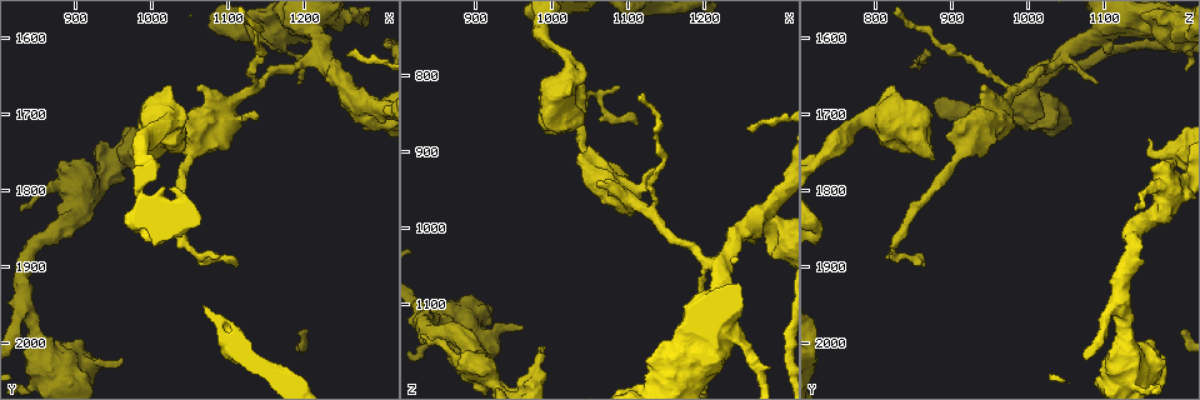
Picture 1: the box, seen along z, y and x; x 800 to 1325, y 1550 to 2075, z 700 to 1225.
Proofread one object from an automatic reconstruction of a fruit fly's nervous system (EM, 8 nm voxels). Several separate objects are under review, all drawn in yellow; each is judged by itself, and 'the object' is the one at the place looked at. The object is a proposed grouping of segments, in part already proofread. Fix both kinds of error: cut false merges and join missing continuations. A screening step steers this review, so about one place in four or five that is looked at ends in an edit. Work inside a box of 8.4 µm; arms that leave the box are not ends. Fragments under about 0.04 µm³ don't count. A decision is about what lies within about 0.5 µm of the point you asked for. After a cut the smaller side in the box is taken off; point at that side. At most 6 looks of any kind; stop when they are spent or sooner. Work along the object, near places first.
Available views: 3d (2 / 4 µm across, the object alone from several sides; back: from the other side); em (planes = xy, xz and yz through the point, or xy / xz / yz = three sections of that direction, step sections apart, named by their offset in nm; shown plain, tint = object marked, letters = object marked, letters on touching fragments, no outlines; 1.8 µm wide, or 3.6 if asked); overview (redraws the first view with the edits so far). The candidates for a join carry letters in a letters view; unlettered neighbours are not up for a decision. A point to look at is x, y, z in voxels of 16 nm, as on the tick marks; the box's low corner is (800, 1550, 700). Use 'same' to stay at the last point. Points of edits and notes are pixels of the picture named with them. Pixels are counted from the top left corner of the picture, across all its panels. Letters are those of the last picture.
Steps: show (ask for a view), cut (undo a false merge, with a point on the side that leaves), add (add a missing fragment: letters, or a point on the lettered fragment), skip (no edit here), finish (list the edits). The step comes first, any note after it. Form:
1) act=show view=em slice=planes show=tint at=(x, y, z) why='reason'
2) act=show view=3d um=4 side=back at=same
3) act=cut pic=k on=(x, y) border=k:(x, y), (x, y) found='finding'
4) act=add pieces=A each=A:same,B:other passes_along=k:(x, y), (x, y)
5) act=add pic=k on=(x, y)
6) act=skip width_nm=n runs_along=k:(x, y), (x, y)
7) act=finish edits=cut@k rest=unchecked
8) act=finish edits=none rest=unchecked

act=show view=3d um=4 at=(985, 1730, 1160) why='an open end'

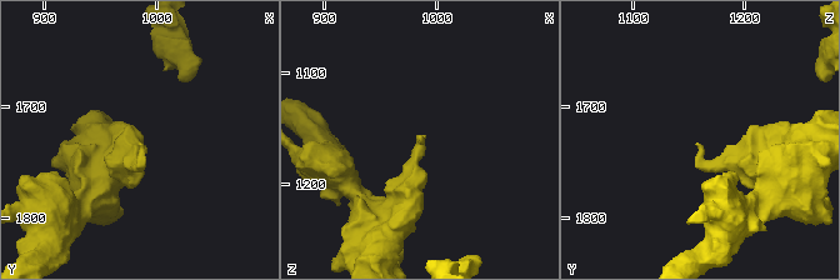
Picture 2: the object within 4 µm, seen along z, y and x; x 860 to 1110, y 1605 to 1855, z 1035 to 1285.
act=show view=em um=3.6 slice=planes show=letters at=(986, 1732, 1156) why='shape alone is not enough'

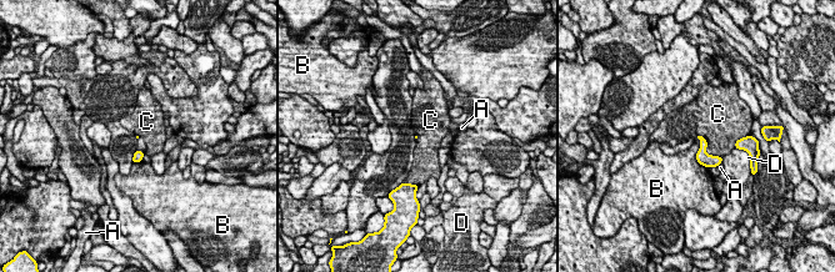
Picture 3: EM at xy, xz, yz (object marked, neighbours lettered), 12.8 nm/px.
act=skip each=A:other,B:other,C:other,D:other found='no lettered fragment goes on from it'

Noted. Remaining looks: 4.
act=show view=3d um=4 at=(1025, 1660, 820) why='branch stops here'

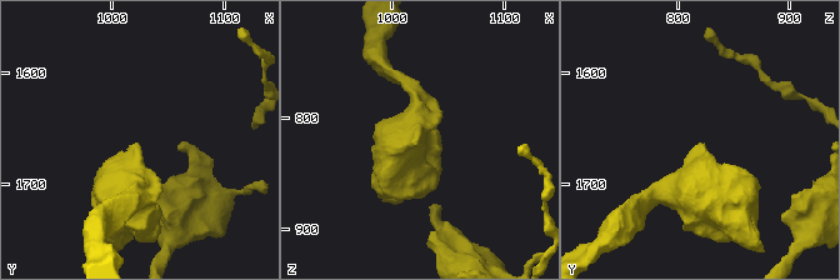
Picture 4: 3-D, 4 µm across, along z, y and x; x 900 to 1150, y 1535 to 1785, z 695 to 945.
act=show view=em slice=xy step=4 show=letters at=(1024, 1662, 820)

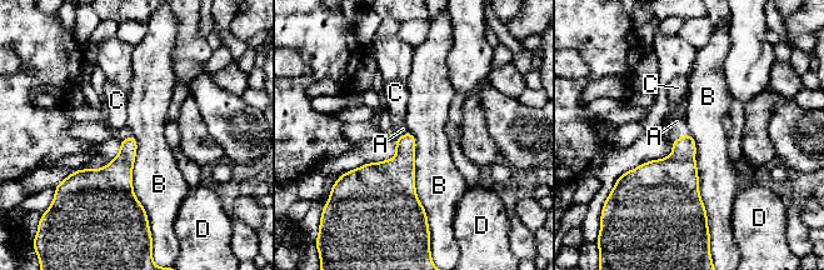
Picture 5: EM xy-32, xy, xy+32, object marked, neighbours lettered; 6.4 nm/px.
act=show view=em slice=planes show=letters at=same

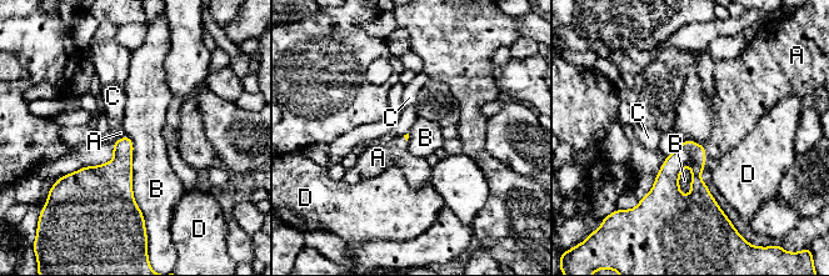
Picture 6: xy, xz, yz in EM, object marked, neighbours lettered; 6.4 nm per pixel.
act=add pieces=A each=A:same,B:other,C:other,D:other passes_along=6:(689, 152), (704, 151), (730, 123) found='the neuron continues'

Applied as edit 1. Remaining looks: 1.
act=finish edits=add@6 rest=unchecked

